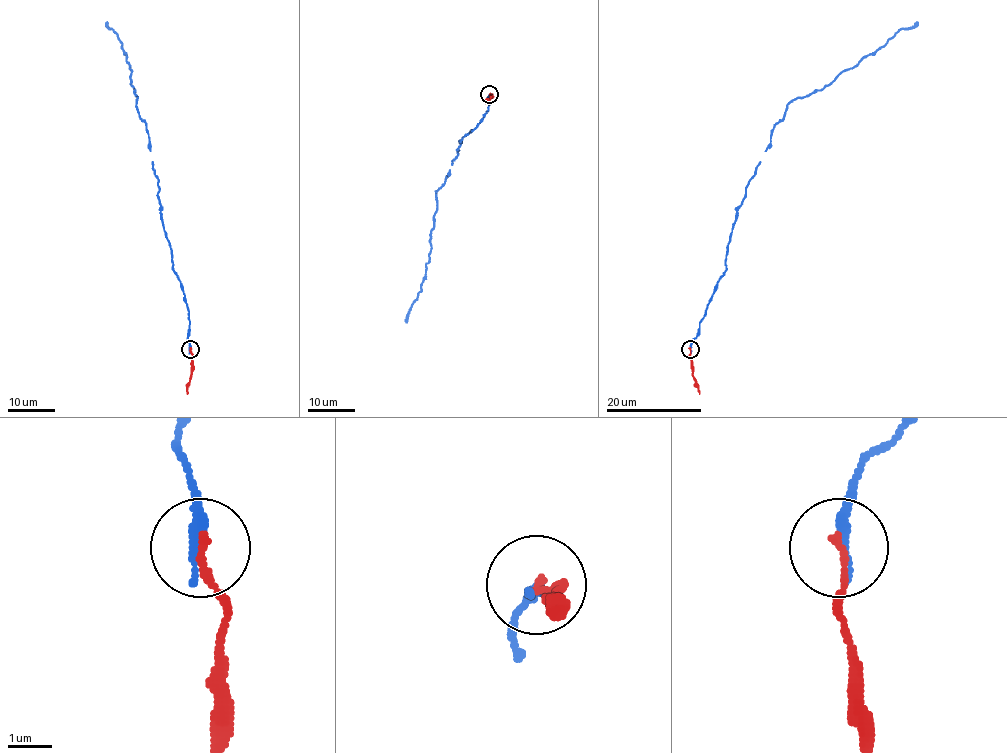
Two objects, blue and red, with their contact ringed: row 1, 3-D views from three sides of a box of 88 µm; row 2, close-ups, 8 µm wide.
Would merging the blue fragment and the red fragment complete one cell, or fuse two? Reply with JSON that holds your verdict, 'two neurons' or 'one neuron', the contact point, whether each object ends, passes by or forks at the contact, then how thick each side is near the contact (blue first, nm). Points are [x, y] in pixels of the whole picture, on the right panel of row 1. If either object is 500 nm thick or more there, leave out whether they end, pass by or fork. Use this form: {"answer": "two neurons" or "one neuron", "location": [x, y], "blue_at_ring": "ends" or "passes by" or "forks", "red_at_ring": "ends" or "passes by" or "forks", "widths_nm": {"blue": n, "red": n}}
{"answer": "two neurons", "location": [690, 349], "blue_at_ring": "ends", "red_at_ring": "ends", "widths_nm": {"blue": 280, "red": 180}}

